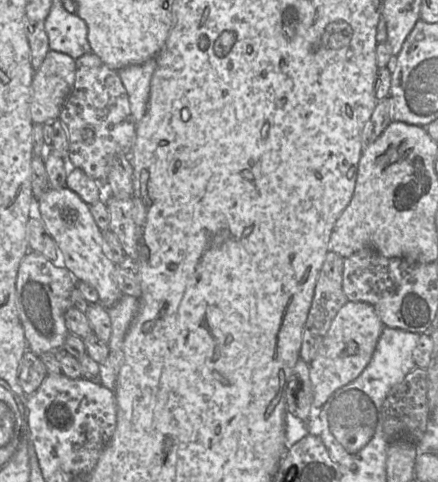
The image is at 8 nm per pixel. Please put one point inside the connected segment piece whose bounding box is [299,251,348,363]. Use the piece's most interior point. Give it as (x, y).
(329, 298)

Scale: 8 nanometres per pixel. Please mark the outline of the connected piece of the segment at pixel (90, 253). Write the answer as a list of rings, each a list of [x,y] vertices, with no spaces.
[[[68,187],[50,188],[35,200],[32,211],[39,216],[56,242],[63,255],[65,267],[73,277],[92,285],[99,295],[98,303],[105,309],[114,306],[124,294],[115,280],[116,264],[103,251],[102,233],[93,219],[89,205]]]

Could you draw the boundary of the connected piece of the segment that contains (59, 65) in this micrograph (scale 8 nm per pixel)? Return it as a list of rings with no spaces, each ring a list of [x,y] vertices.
[[[50,49],[40,67],[33,71],[29,105],[33,123],[43,125],[58,119],[75,76],[75,60]]]

